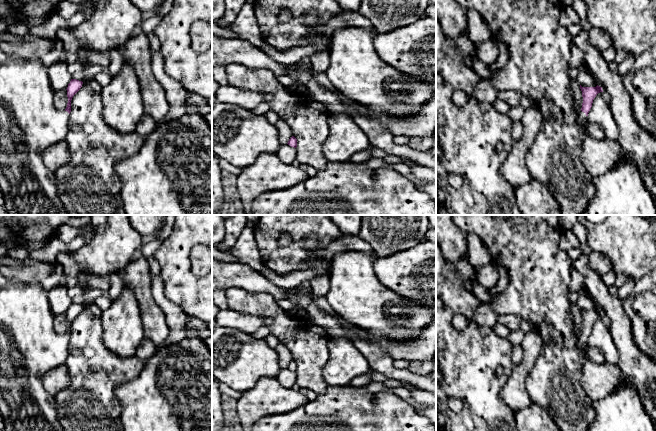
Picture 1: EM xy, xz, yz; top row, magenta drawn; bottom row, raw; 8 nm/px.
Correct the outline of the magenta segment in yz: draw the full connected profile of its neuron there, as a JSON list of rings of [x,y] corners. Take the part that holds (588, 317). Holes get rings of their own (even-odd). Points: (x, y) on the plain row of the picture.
[[[580,309],[580,313],[582,315],[583,327],[582,332],[578,340],[578,348],[580,350],[580,354],[584,356],[586,354],[586,346],[588,337],[592,331],[592,327],[596,319],[600,316],[603,316],[602,311],[582,311]]]

